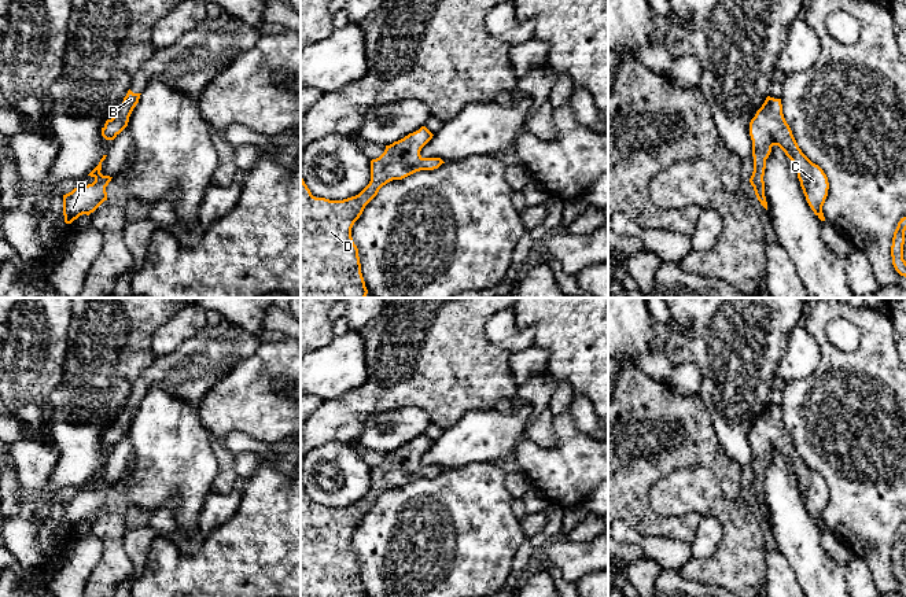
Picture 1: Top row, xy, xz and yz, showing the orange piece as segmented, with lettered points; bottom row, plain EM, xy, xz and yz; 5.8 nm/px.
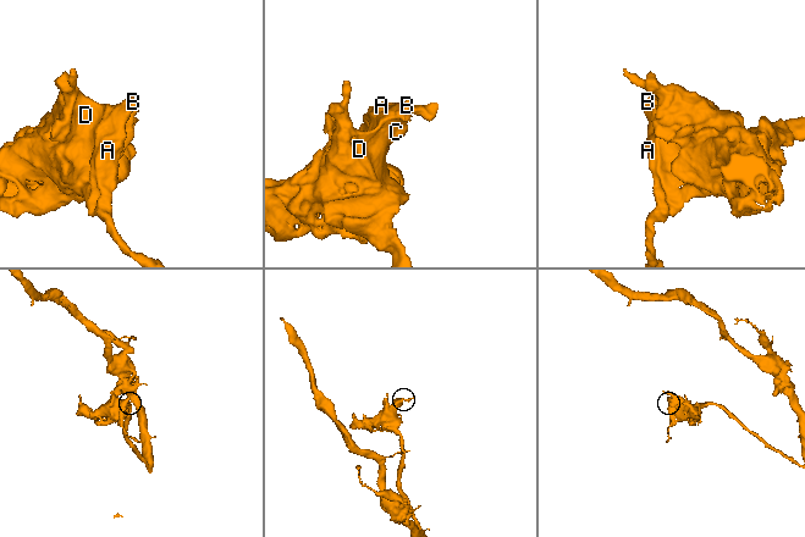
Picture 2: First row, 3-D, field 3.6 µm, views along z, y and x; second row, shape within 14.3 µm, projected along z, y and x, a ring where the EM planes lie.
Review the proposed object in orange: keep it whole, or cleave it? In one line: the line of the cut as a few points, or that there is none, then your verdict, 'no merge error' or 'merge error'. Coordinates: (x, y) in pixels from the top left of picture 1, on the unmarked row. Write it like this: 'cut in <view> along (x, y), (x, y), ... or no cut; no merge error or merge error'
no cut; no merge error

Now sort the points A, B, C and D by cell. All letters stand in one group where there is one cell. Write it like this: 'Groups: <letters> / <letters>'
Groups: A B C D

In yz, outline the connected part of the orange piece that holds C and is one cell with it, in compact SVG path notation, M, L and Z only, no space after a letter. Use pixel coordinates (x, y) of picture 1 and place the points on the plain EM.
M766 405L750 430L750 443L754 464L754 479L750 490L760 512L767 517L763 489L766 467L771 460L771 454L778 453L792 468L809 513L821 528L825 528L822 513L829 497L828 484L799 456L784 425L781 406Z

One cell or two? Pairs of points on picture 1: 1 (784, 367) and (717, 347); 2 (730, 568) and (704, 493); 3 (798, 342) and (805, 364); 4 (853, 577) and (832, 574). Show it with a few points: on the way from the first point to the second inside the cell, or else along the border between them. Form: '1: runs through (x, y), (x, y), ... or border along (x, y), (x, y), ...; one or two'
1: border along (790, 335), (777, 364), (776, 375); two
2: runs through (732, 549), (732, 520), (724, 512); one
3: runs through (802, 347), (802, 358); one
4: border along (842, 567), (846, 582); two

